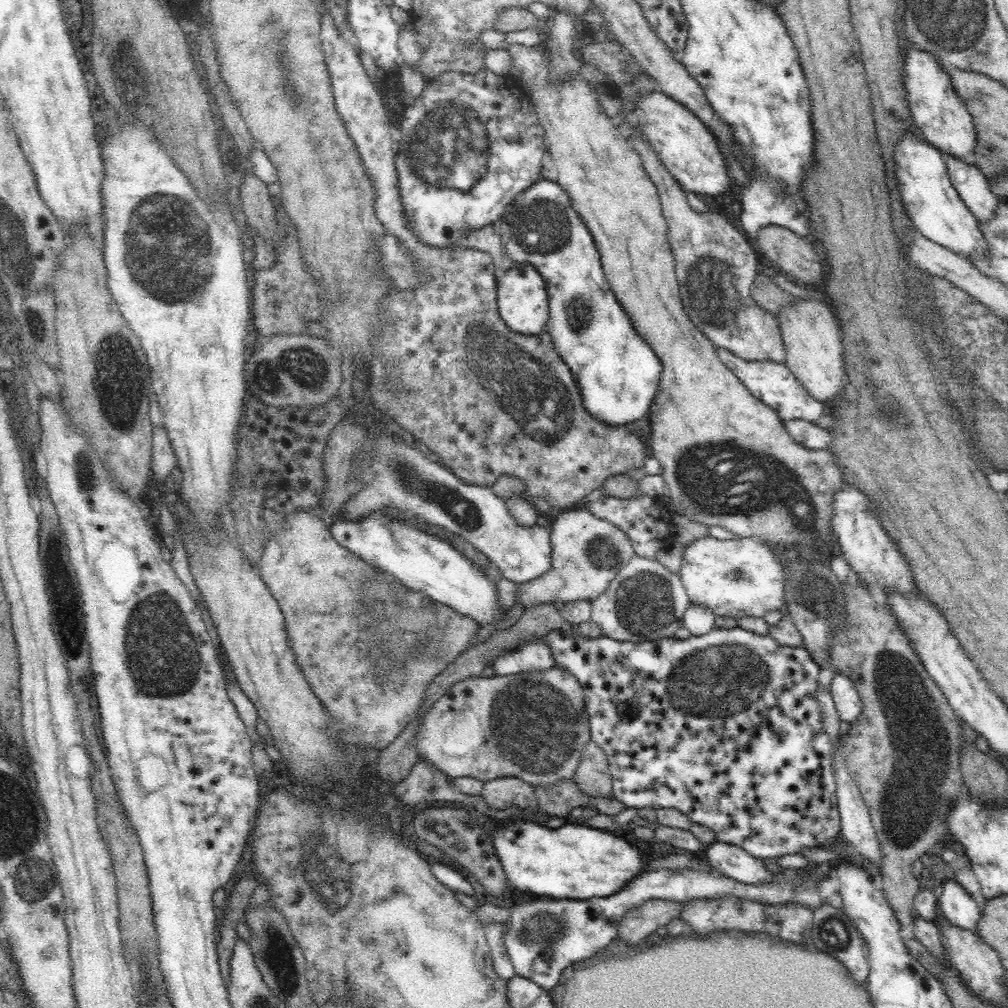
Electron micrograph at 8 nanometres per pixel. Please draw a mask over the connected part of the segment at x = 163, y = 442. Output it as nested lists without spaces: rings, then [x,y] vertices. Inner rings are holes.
[[[162,424],[153,428],[151,471],[153,477],[164,481],[170,475],[170,471],[176,467],[176,455],[172,449],[172,443],[166,434]]]

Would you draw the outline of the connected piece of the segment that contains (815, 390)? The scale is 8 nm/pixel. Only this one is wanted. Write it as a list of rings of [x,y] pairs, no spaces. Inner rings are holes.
[[[794,297],[794,302],[781,309],[778,327],[785,348],[785,365],[816,400],[829,404],[844,382],[844,347],[837,317],[821,301]]]

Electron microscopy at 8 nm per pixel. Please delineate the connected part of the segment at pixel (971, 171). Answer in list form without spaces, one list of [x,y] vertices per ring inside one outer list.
[[[950,154],[945,162],[953,187],[972,214],[982,223],[990,220],[998,208],[999,197],[990,190],[984,174],[971,161]]]

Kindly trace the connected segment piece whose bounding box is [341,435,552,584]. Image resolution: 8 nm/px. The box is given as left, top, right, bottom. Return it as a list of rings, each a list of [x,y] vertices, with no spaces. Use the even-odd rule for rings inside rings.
[[[390,435],[380,437],[379,439],[374,439],[374,437],[372,437],[369,442],[369,448],[371,448],[371,459],[369,462],[371,462],[371,473],[373,474],[371,483],[360,489],[344,504],[341,515],[345,520],[353,520],[353,522],[356,522],[356,520],[364,520],[364,518],[368,518],[368,516],[376,514],[382,507],[398,507],[402,511],[410,511],[410,513],[418,515],[418,517],[422,519],[422,522],[426,521],[426,523],[430,524],[430,526],[434,526],[438,529],[442,528],[450,534],[458,533],[464,541],[474,545],[474,547],[478,548],[480,552],[486,554],[491,562],[500,570],[500,572],[502,572],[503,577],[508,580],[512,580],[512,582],[516,582],[518,584],[530,582],[530,580],[534,580],[534,578],[544,576],[544,572],[548,572],[548,570],[551,569],[552,543],[550,543],[550,532],[548,532],[544,526],[538,526],[538,524],[534,524],[534,526],[530,526],[530,528],[525,528],[524,525],[517,524],[517,521],[509,514],[504,499],[494,494],[494,492],[492,492],[492,487],[464,482],[461,478],[458,478],[450,468],[447,468],[444,464],[440,463],[421,446],[408,446],[408,444],[404,443],[403,439],[394,439],[394,437],[390,437]]]

